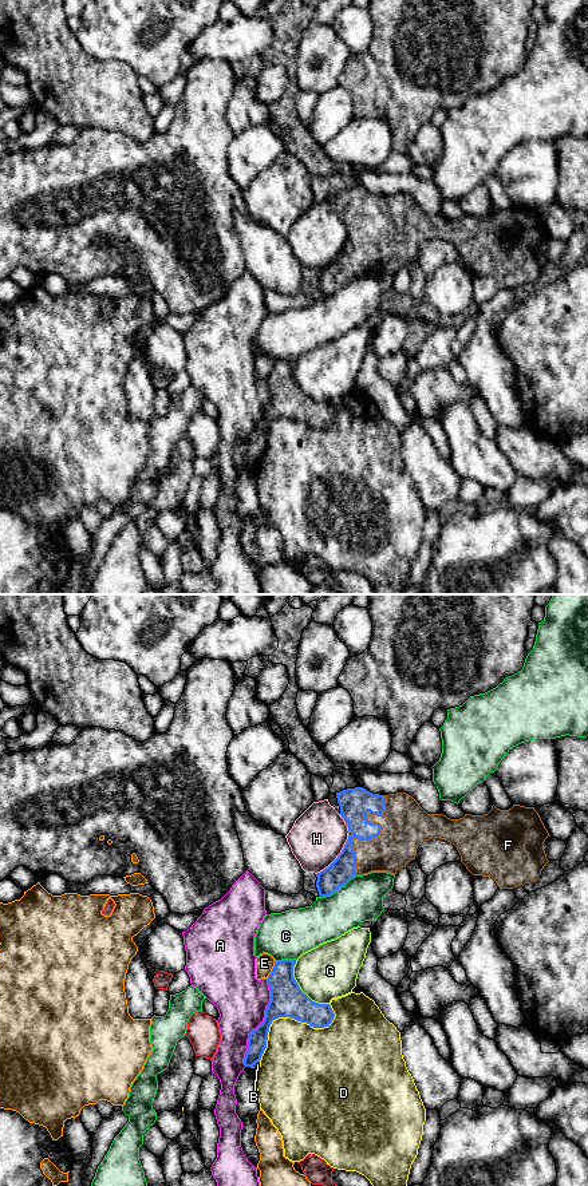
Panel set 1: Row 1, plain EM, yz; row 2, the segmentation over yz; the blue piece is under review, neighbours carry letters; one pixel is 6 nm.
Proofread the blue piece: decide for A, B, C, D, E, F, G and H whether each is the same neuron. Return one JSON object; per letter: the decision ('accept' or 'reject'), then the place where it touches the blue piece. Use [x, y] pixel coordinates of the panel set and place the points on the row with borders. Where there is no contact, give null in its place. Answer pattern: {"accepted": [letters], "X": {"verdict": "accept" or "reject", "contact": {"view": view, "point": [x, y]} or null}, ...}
{"accepted": ["F"], "A": {"verdict": "reject", "contact": {"view": "yz", "point": [261, 1023]}}, "B": {"verdict": "reject", "contact": {"view": "yz", "point": [255, 1063]}}, "C": {"verdict": "reject", "contact": {"view": "yz", "point": [338, 889]}}, "D": {"verdict": "reject", "contact": {"view": "yz", "point": [289, 1016]}}, "E": {"verdict": "reject", "contact": {"view": "yz", "point": [272, 969]}}, "F": {"verdict": "accept", "contact": {"view": "yz", "point": [378, 834]}}, "G": {"verdict": "reject", "contact": {"view": "yz", "point": [299, 988]}}, "H": {"verdict": "reject", "contact": {"view": "yz", "point": [338, 857]}}}

